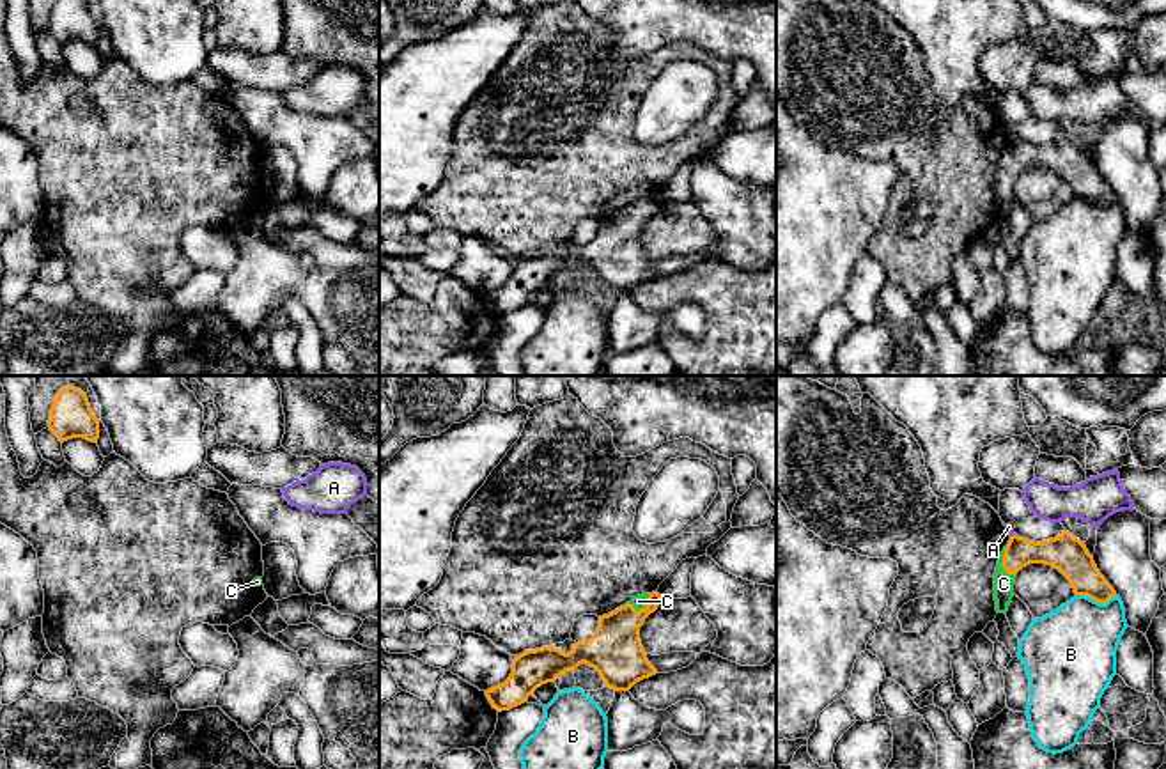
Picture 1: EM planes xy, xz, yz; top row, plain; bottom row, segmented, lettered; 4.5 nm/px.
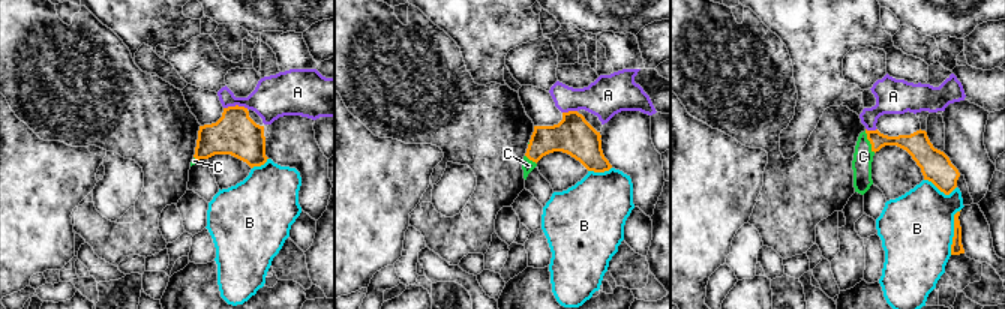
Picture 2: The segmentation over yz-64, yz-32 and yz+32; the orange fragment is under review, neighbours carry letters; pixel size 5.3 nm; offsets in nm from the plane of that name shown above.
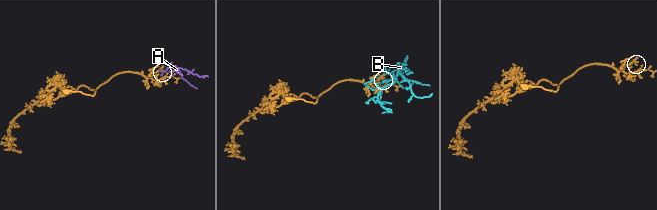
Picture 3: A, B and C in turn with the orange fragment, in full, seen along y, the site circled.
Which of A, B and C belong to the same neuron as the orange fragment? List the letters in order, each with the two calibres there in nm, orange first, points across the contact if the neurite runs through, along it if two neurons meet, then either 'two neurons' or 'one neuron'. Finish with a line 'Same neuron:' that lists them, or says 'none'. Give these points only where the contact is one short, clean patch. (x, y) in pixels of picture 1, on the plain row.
A: 160 nm thick on the orange side, 20 nm on the other; two neurons
B: 170 nm thick on the orange side, 380 nm on the other; two neurons
C: 130 nm thick on the orange side, 100 nm on the other; runs through yz (1019, 155), (1003, 165), (1003, 186); one neuron
Same neuron: C

